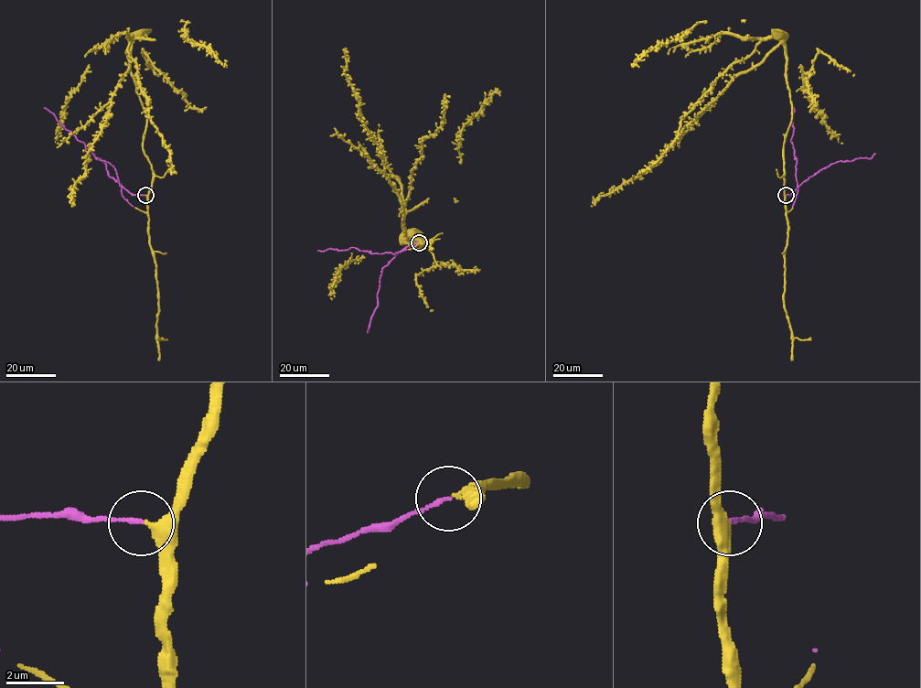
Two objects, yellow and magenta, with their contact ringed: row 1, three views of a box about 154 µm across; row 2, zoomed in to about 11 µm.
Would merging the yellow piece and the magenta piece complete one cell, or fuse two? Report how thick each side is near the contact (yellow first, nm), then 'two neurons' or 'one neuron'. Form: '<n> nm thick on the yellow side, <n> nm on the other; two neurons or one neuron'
320 nm thick on the yellow side, 140 nm on the other; one neuron

